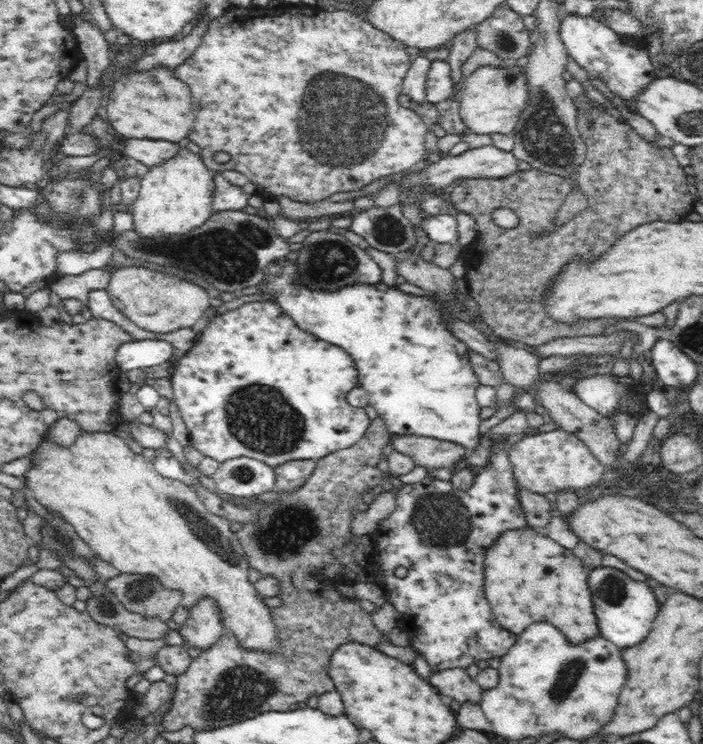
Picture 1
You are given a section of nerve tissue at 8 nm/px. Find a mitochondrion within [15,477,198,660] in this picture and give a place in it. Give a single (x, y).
(59, 534)

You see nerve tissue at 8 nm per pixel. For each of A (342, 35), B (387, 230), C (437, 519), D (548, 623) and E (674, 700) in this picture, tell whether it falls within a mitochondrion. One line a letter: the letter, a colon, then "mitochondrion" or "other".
A: other
B: mitochondrion
C: mitochondrion
D: other
E: other

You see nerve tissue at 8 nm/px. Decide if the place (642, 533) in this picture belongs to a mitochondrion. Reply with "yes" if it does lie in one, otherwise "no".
no

